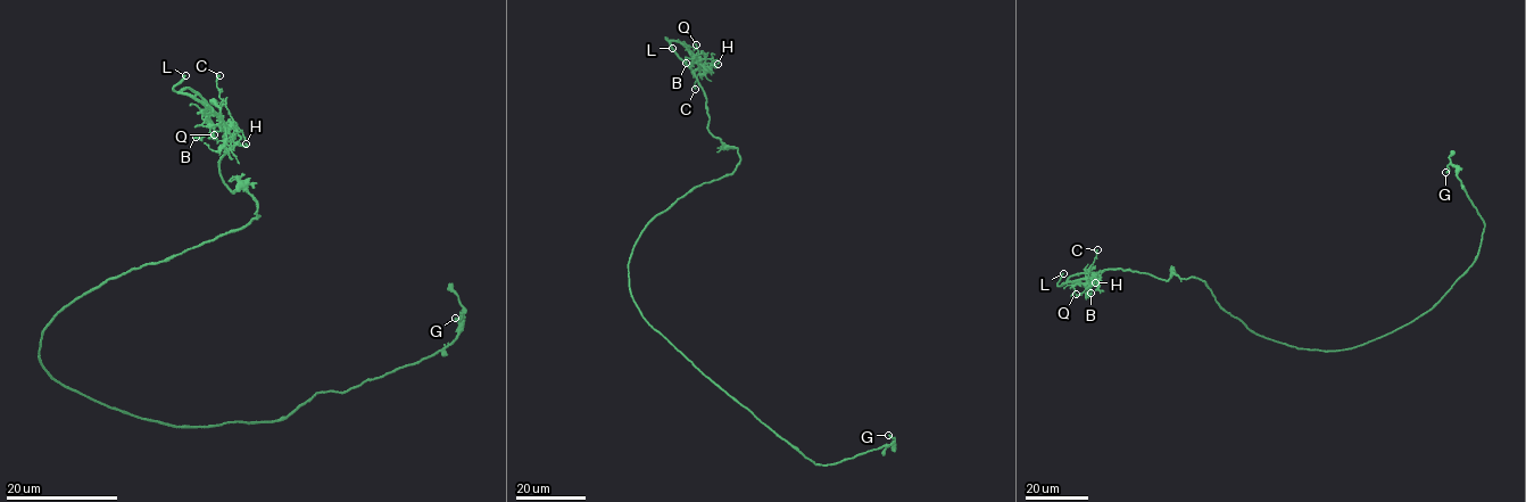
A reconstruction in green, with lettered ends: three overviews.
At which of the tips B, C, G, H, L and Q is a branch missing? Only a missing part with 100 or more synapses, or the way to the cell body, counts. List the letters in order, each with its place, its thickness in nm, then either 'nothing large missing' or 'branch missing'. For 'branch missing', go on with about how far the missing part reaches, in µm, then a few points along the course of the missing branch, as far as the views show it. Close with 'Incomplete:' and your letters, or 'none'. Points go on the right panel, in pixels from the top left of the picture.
B: at (1091, 293); 110 nm thick; nothing large missing
C: at (1097, 249); 170 nm thick; nothing large missing
G: at (1445, 172); 240 nm thick; nothing large missing
H: at (1095, 282); 120 nm thick; nothing large missing
L: at (1063, 273); 180 nm thick; branch missing; about 45 µm are missing; missing branch runs (1063, 273), (1069, 248), (1054, 212), (1051, 186), (1036, 184)
Q: at (1076, 294); 140 nm thick; nothing large missing
Incomplete: L

